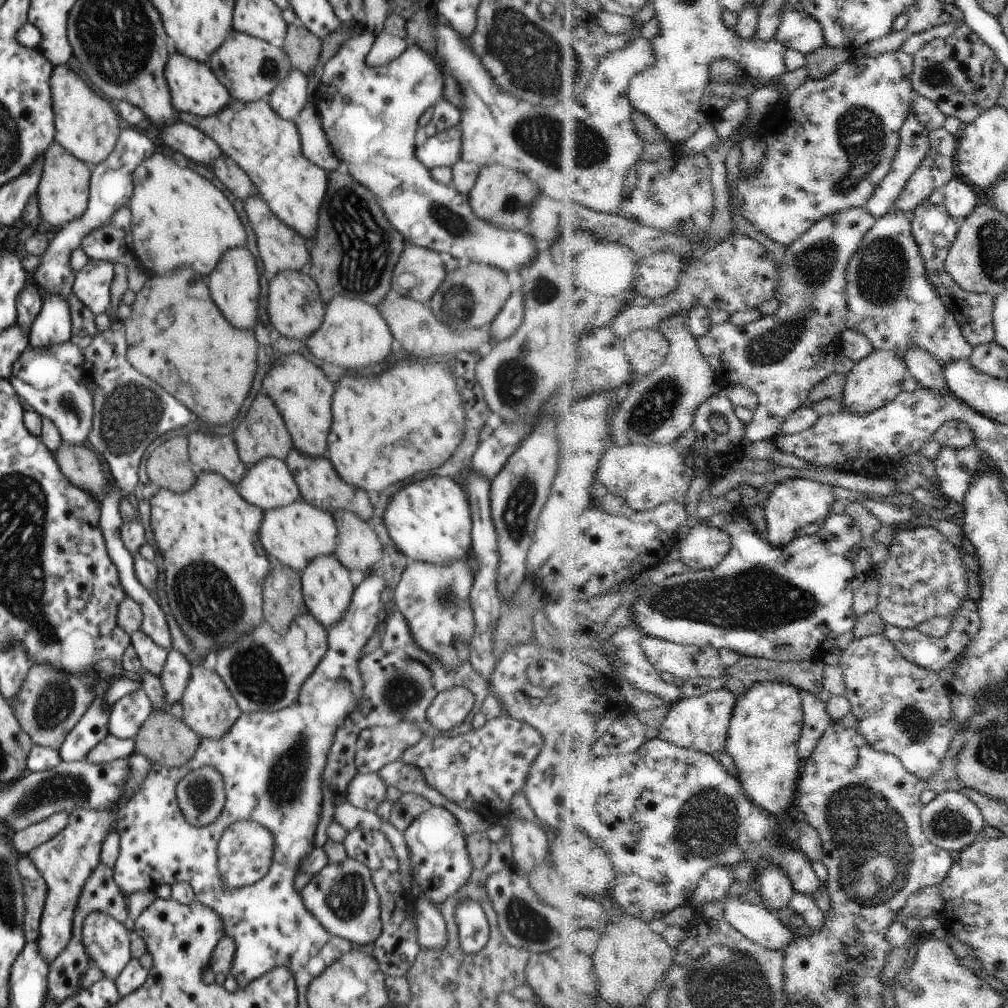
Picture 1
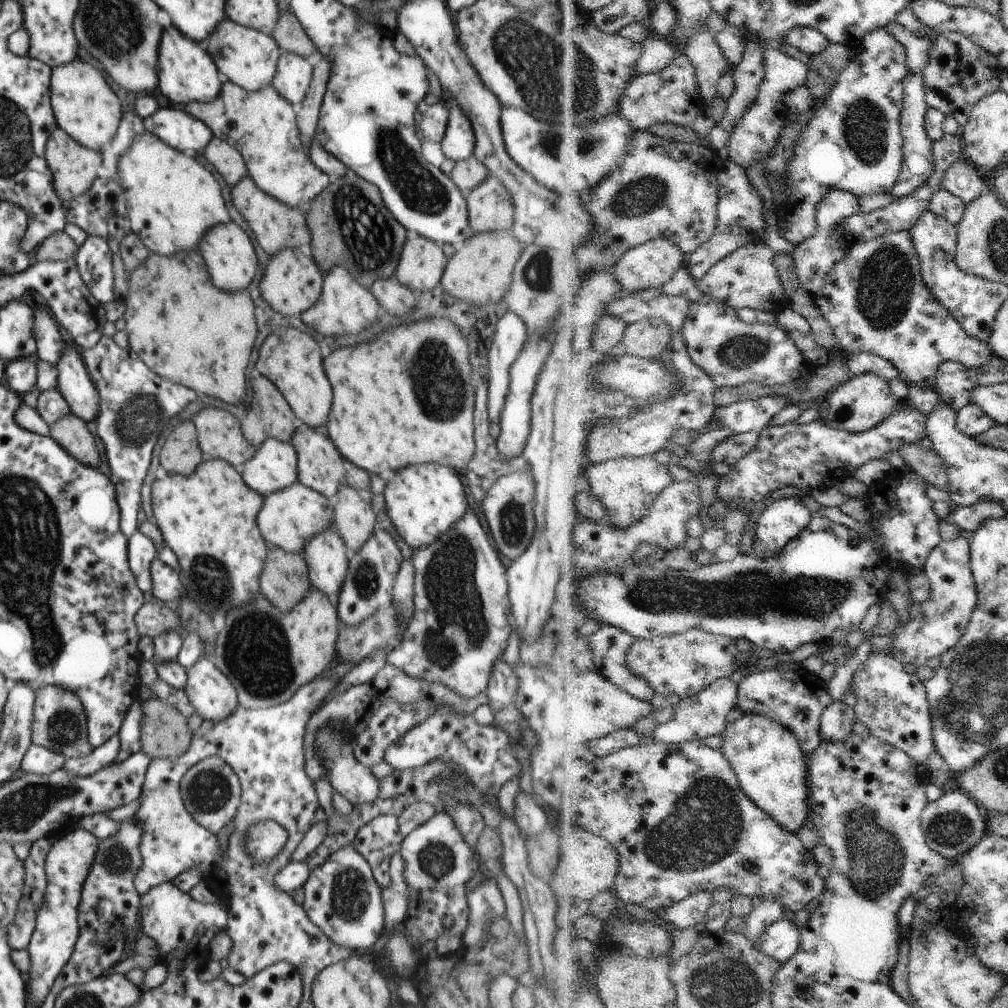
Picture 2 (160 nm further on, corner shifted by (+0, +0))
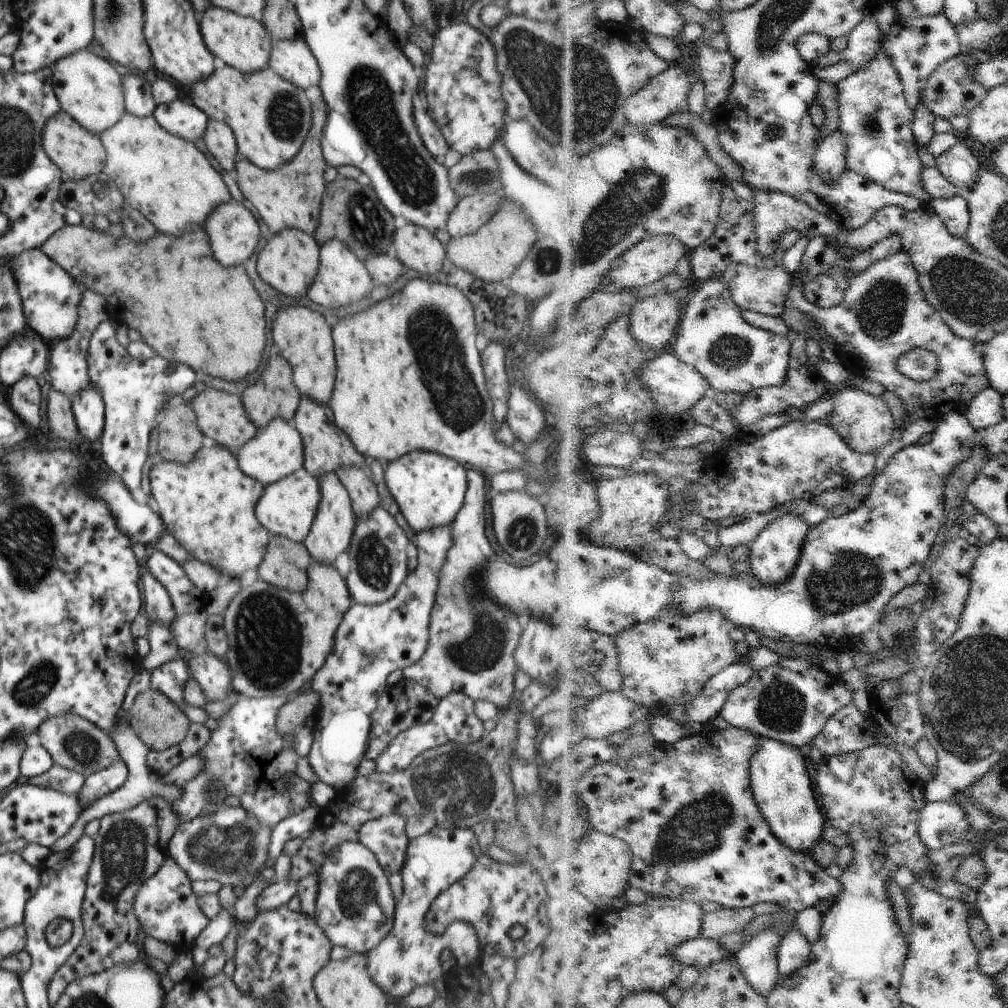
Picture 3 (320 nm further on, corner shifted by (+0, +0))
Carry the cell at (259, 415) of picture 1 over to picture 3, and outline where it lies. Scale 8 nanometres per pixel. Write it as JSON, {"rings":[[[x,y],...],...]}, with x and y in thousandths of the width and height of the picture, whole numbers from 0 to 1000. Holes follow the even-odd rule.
{"rings":[[[271,347],[265,357],[263,367],[257,371],[257,375],[251,381],[243,384],[238,397],[246,416],[256,426],[262,424],[271,414],[277,414],[289,420],[298,392],[298,389],[294,387],[291,381],[287,360]]]}

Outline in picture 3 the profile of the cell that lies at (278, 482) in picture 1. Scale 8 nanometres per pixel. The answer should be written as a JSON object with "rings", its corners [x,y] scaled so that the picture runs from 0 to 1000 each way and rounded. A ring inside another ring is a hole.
{"rings":[[[271,414],[262,424],[256,425],[253,433],[244,437],[232,451],[239,468],[263,482],[300,463],[300,437],[289,420]]]}

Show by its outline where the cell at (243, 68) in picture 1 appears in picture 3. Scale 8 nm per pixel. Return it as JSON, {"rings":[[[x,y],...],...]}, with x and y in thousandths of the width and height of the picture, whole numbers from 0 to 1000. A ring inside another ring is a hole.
{"rings":[[[207,4],[196,18],[196,27],[205,50],[213,58],[221,60],[224,64],[242,72],[258,70],[265,65],[271,39],[264,34],[260,23],[251,17],[239,16]]]}

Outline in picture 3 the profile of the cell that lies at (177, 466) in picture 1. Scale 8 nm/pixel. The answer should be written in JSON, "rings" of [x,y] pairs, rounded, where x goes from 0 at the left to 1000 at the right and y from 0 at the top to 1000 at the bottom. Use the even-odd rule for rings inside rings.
{"rings":[[[174,396],[168,397],[171,401],[164,403],[162,409],[158,409],[156,413],[156,431],[157,441],[156,448],[160,455],[164,457],[174,456],[174,458],[188,458],[192,450],[200,443],[199,437],[201,437],[200,429],[195,425],[194,415],[188,401],[182,399],[182,403],[174,403]]]}

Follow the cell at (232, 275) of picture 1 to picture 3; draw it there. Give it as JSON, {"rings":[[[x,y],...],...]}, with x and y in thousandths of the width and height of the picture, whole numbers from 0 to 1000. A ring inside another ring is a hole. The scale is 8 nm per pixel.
{"rings":[[[229,196],[212,204],[210,209],[207,209],[207,214],[203,216],[201,224],[203,224],[205,236],[207,236],[209,250],[211,250],[213,258],[221,264],[233,264],[233,262],[239,262],[243,256],[246,257],[257,238],[257,223],[255,223],[253,215],[249,209]]]}

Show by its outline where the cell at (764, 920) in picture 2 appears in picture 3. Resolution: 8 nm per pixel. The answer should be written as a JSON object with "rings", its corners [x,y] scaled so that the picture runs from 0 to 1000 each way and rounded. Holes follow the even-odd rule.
{"rings":[[[760,920],[730,946],[737,968],[761,992],[776,967],[772,961],[776,932],[771,924]]]}

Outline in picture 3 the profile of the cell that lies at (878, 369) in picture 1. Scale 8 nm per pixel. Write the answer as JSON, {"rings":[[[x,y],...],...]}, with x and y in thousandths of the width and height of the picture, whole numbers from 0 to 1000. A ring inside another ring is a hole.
{"rings":[[[842,383],[832,387],[826,397],[829,399],[829,408],[823,415],[824,422],[833,429],[833,433],[837,434],[837,438],[846,446],[858,450],[872,450],[886,437],[886,431],[891,427],[891,419],[874,393],[868,395]]]}

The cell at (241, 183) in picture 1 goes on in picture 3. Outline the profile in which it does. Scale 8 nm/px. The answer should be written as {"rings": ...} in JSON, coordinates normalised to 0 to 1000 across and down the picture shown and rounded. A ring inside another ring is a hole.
{"rings":[[[206,118],[200,138],[203,147],[219,167],[224,170],[232,167],[232,161],[236,158],[236,149],[232,133],[224,121]]]}

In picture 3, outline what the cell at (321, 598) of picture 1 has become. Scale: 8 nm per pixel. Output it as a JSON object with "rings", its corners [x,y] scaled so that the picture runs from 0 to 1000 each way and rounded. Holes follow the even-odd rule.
{"rings":[[[330,467],[318,469],[314,474],[316,498],[305,532],[300,536],[309,556],[330,559],[338,548],[344,546],[350,530],[352,512],[342,483]]]}

